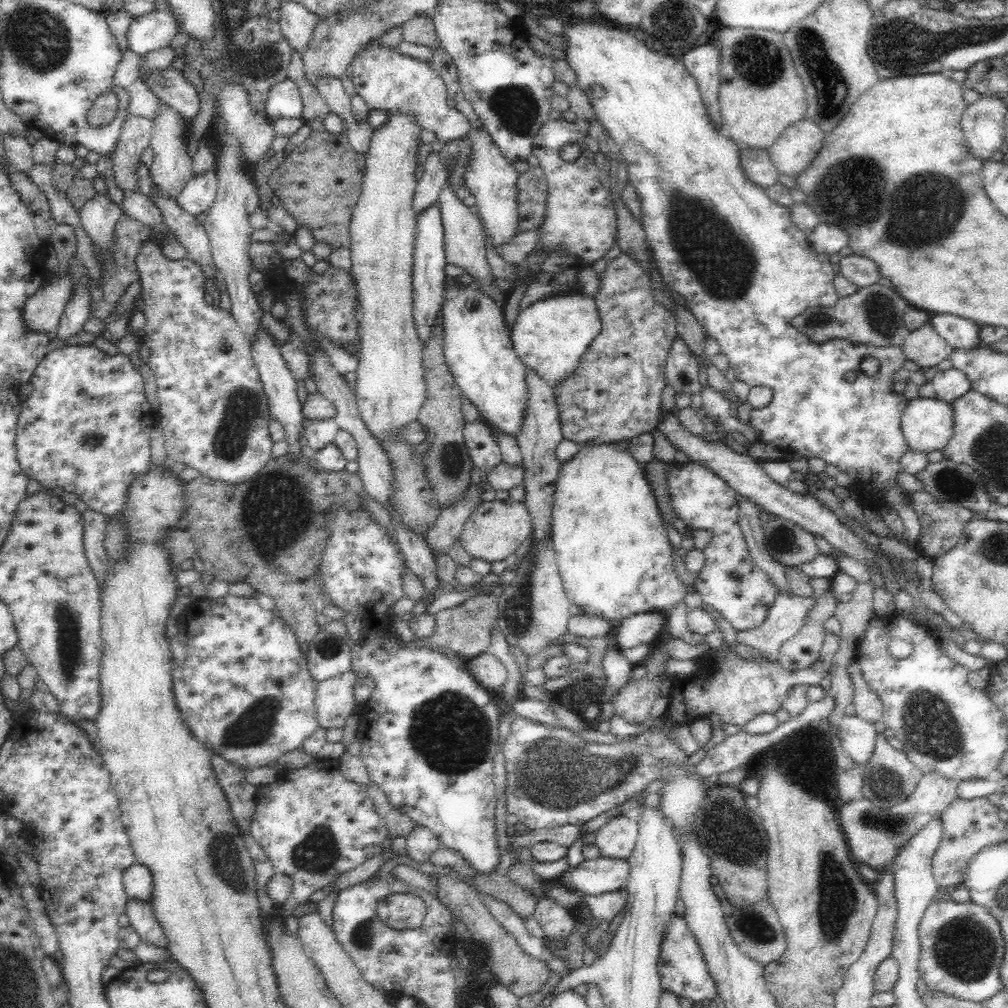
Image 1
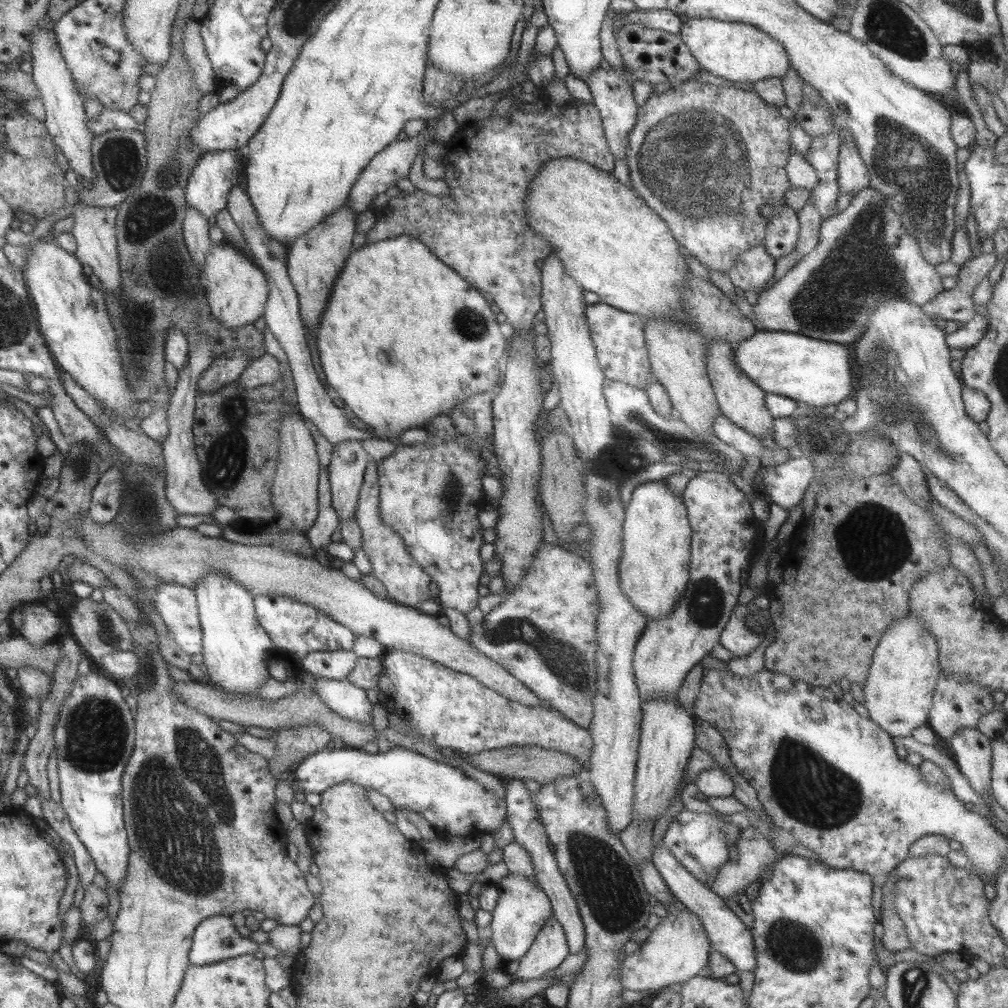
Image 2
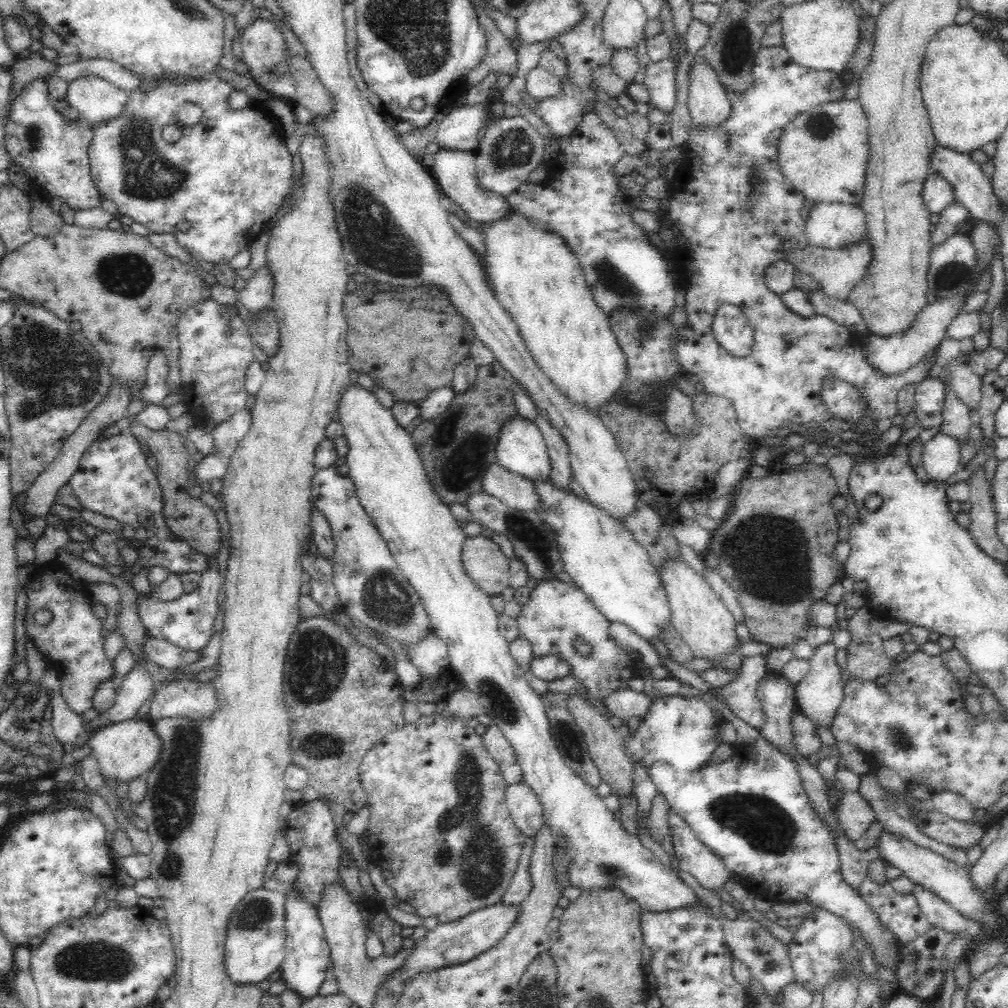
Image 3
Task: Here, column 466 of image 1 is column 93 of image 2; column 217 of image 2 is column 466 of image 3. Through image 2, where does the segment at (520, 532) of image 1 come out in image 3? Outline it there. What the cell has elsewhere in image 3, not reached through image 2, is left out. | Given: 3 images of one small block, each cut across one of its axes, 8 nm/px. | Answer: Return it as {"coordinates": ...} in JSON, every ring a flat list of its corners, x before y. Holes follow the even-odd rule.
{"coordinates":[[481,535,467,537,461,550,461,560,477,588,491,598,509,588,509,559,492,540]]}

